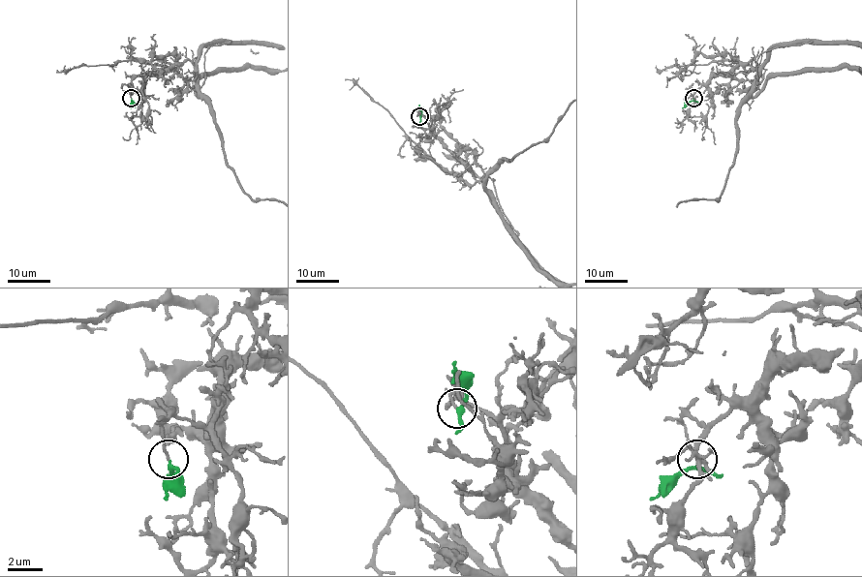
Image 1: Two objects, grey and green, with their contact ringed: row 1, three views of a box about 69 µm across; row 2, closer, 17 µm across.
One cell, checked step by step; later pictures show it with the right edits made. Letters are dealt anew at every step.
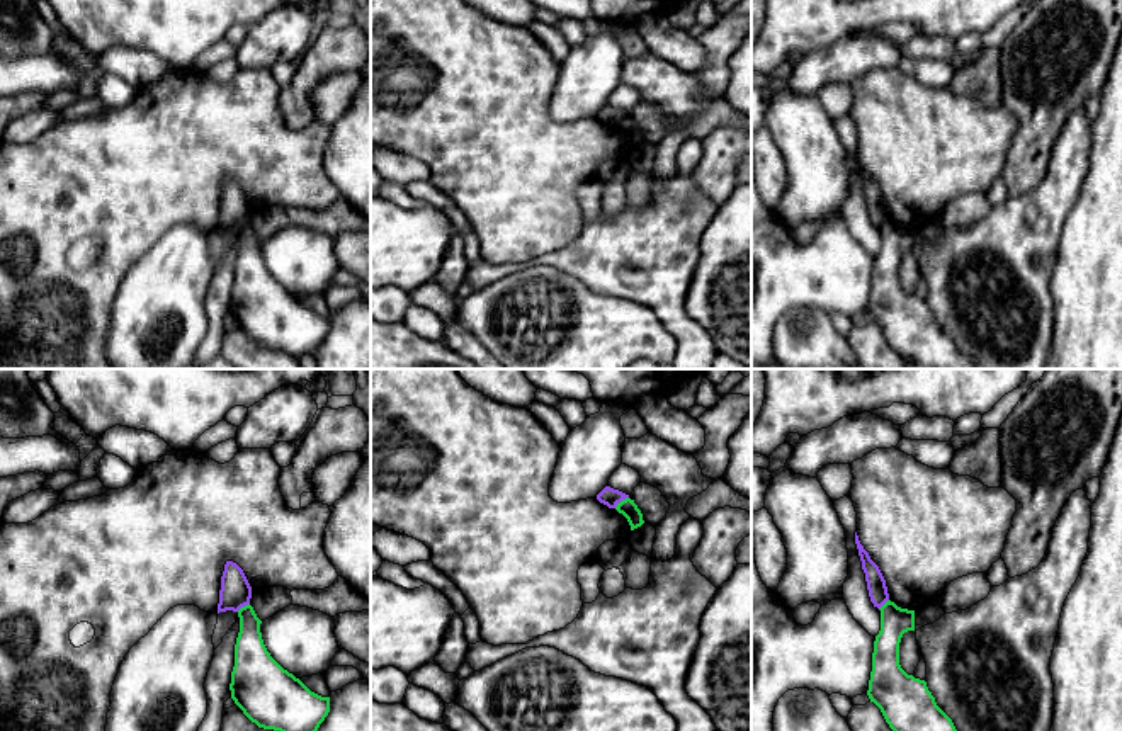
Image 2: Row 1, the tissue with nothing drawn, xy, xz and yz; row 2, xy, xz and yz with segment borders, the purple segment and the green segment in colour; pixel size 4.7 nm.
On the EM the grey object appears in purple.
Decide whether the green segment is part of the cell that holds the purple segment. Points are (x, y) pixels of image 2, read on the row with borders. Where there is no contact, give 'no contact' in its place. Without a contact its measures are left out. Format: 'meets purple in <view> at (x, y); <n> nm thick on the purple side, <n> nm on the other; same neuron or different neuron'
meets purple in xz at (621, 500); 90 nm thick on the purple side, 80 nm on the other; different neuron

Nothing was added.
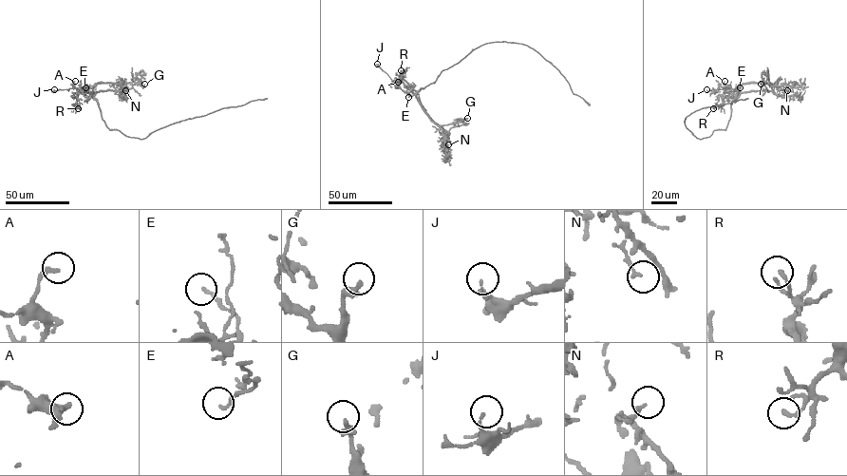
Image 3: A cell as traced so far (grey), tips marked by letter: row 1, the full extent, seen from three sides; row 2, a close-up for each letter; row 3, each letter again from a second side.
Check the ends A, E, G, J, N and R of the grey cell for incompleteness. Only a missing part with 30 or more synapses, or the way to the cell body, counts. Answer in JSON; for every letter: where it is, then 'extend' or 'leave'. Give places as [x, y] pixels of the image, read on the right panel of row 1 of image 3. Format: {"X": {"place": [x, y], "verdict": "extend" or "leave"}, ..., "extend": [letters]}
{"A": {"place": [724, 81], "verdict": "leave"}, "E": {"place": [740, 87], "verdict": "leave"}, "G": {"place": [761, 84], "verdict": "leave"}, "J": {"place": [706, 89], "verdict": "leave"}, "N": {"place": [787, 90], "verdict": "leave"}, "R": {"place": [713, 108], "verdict": "leave"}, "extend": []}

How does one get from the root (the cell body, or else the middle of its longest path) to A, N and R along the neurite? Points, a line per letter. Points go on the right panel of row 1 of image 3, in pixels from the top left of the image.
A: (705, 138), (714, 130), (724, 130), (729, 119), (731, 104), (738, 92), (727, 87), (724, 81)
N: (705, 138), (714, 130), (725, 129), (731, 115), (731, 104), (742, 85), (786, 85), (787, 90)
R: (705, 138), (714, 130), (725, 129), (737, 89), (724, 91), (713, 108)

